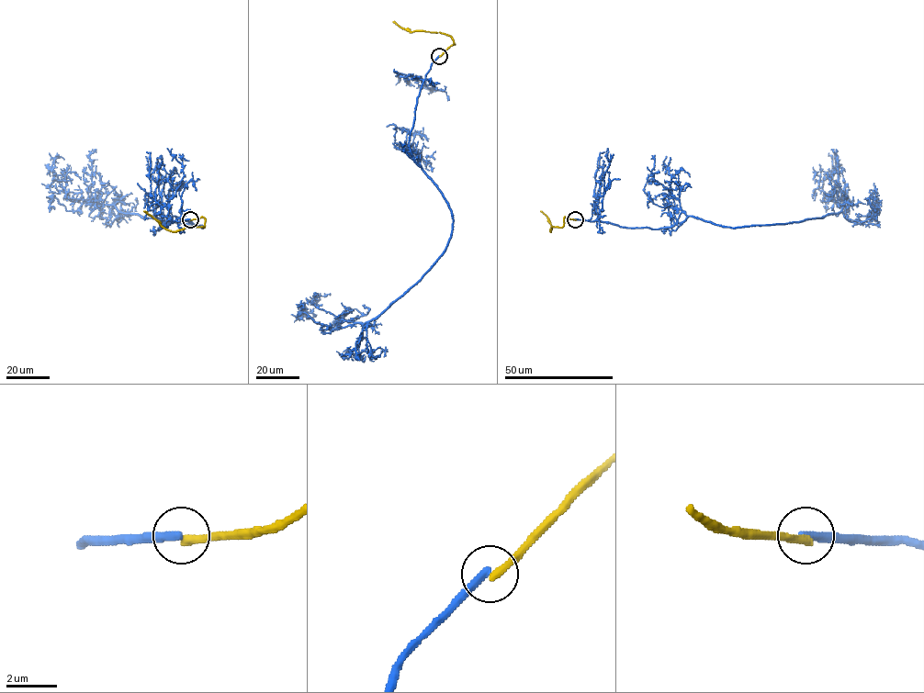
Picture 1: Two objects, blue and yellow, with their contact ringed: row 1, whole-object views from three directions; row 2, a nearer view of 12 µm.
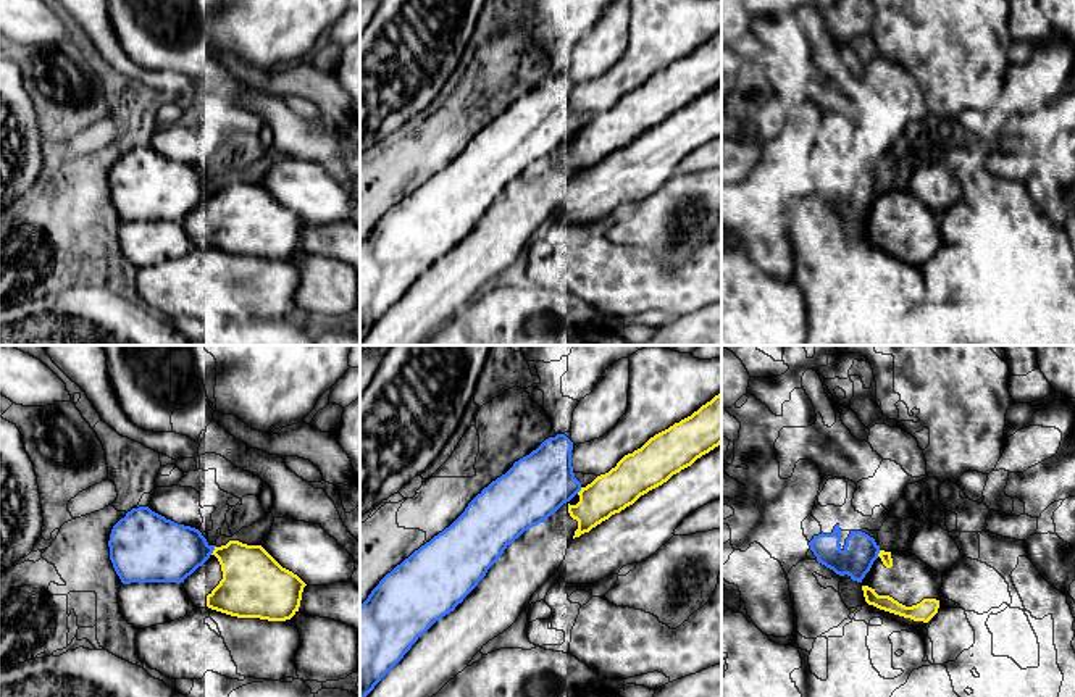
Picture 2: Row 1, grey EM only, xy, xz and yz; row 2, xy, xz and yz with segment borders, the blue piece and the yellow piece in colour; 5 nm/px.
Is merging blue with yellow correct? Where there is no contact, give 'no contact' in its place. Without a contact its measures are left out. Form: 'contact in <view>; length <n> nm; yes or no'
contact in xy; length 50 nm; yes

